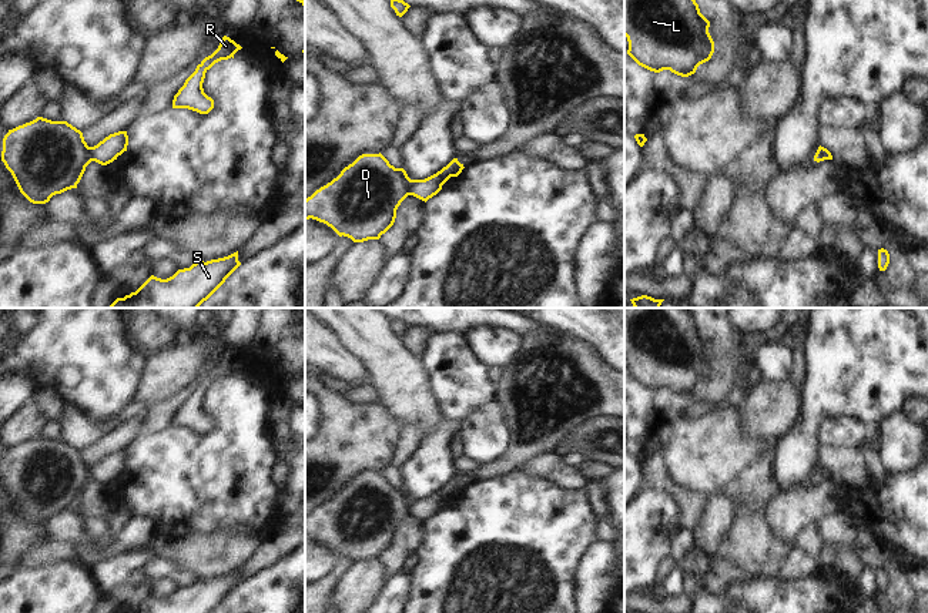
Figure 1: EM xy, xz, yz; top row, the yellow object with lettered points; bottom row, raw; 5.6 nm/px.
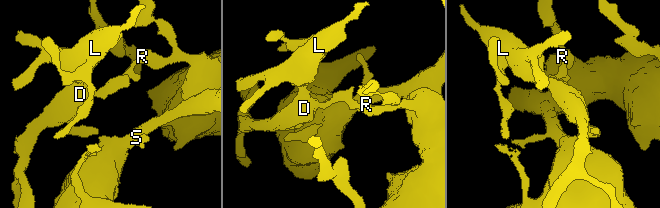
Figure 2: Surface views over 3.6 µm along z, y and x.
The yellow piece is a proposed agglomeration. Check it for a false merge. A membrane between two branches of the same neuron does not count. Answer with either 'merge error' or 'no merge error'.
merge error

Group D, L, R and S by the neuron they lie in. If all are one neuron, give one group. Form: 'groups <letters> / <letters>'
groups D L / R S

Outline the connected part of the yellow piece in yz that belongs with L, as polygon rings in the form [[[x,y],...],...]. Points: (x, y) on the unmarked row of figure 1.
[[[624,308],[627,374],[650,391],[694,393],[714,372],[708,346],[687,308]]]

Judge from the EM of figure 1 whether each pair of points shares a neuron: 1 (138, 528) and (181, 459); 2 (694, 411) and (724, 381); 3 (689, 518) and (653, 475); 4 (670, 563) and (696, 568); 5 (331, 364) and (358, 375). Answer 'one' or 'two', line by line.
1: two
2: two
3: one
4: one
5: one

